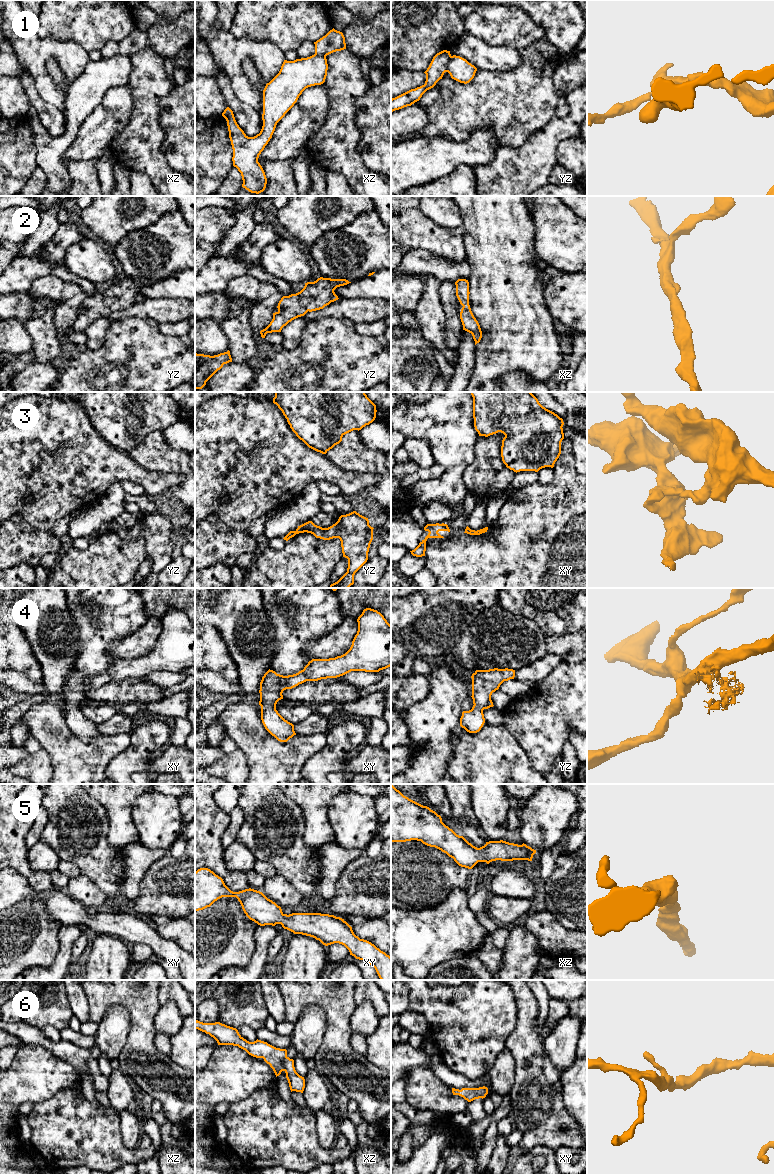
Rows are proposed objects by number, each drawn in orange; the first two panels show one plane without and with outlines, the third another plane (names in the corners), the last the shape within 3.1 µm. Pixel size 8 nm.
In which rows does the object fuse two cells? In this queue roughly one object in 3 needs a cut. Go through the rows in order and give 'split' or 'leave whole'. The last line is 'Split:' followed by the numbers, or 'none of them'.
1: split
2: leave whole
3: split
4: leave whole
5: leave whole
6: leave whole
Split: 1, 3

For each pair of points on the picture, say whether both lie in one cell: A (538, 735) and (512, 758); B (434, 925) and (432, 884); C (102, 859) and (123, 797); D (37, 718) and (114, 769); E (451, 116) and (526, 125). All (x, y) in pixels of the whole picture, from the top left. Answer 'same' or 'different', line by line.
A: different
B: different
C: different
D: different
E: same

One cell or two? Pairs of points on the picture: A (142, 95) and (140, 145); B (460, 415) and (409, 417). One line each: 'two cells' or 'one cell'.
A: one cell
B: one cell

